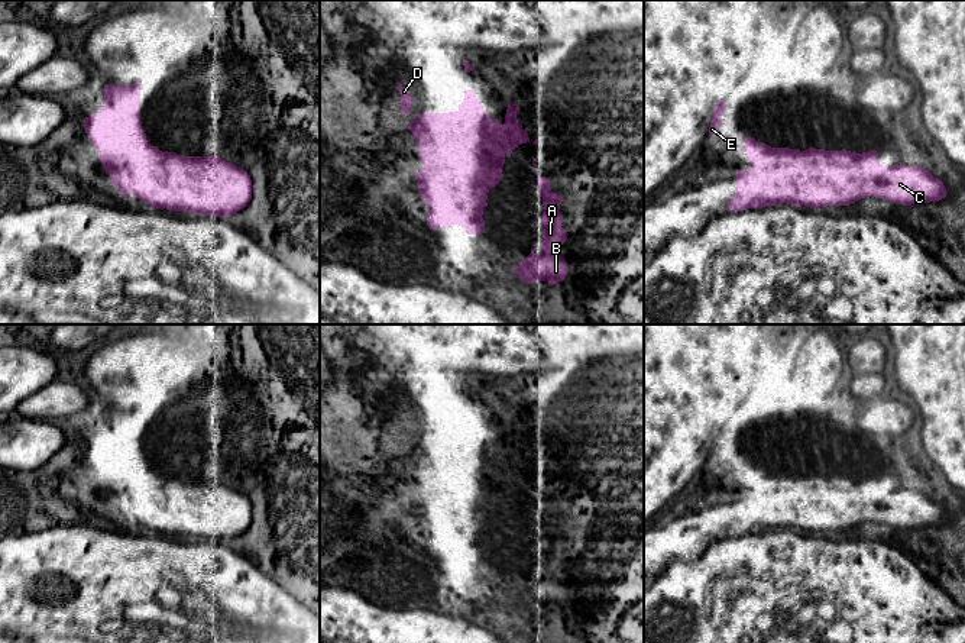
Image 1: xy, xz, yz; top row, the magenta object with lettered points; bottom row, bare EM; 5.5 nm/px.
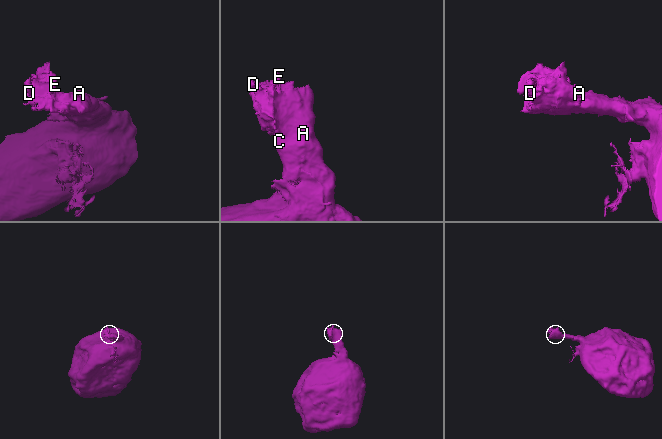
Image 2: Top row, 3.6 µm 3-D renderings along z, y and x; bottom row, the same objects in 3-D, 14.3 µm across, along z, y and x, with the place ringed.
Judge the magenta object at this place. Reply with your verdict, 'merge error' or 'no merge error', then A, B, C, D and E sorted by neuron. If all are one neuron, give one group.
no merge error; A B C D E

